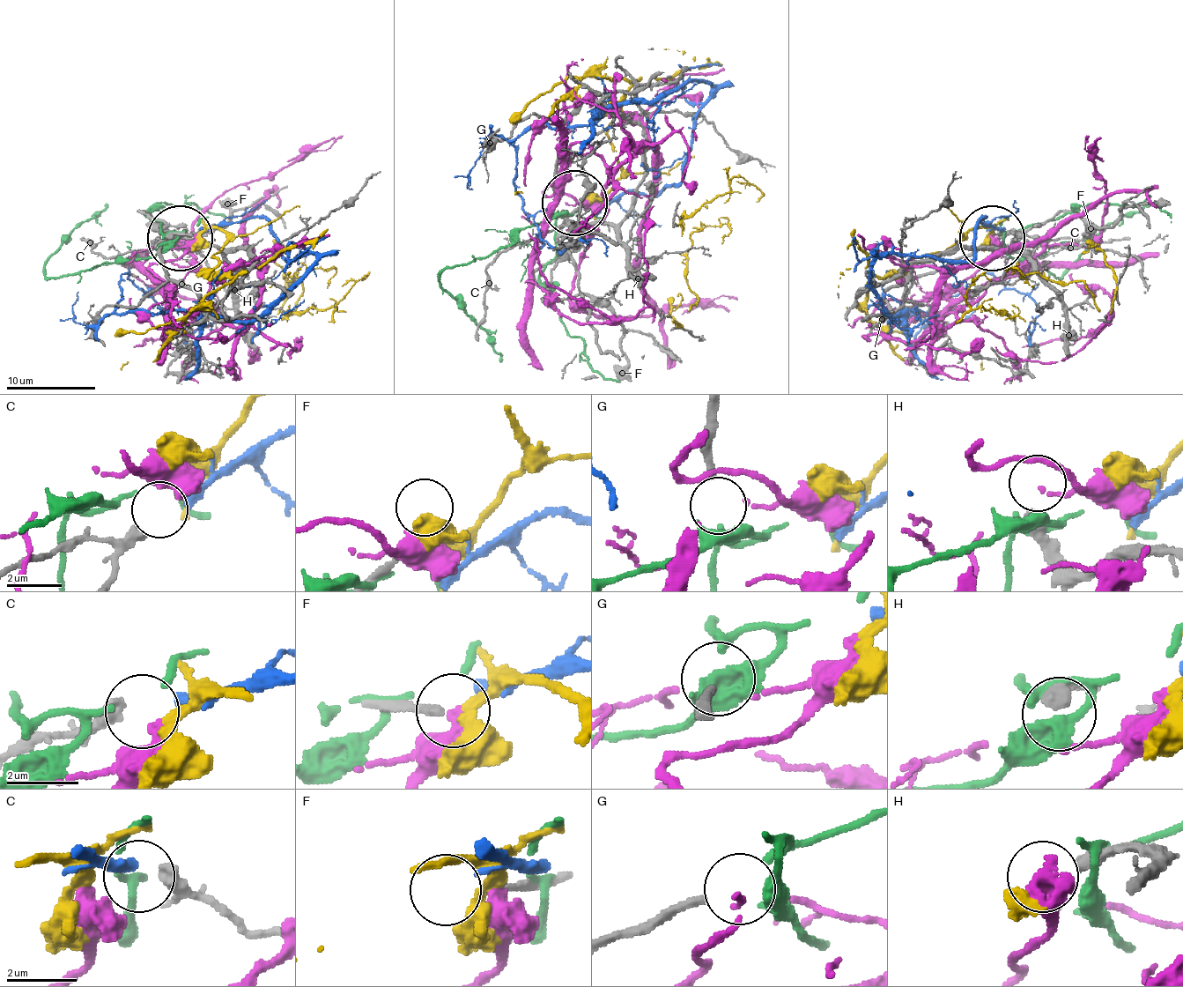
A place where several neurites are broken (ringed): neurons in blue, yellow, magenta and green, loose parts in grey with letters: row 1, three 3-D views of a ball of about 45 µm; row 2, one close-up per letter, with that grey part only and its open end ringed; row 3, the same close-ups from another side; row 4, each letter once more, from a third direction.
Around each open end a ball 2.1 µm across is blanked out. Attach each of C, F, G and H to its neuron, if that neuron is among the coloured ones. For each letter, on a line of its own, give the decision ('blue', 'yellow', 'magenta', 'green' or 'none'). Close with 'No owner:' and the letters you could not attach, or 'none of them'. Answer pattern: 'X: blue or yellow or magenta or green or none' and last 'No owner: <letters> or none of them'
C: blue
F: none
G: green
H: none
No owner: F, H

